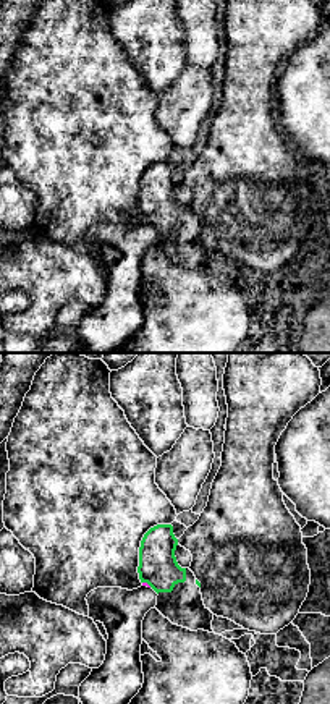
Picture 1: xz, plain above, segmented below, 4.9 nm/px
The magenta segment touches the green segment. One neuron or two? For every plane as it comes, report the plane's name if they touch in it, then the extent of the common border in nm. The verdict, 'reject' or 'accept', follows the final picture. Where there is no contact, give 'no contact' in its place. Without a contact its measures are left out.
contact in xz; length 50 nm

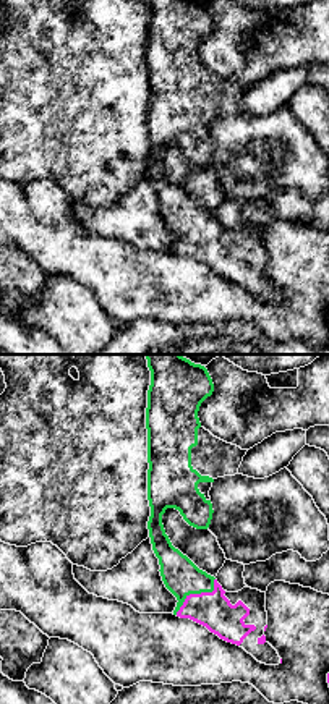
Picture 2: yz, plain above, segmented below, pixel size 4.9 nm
contact in yz; length 260 nm

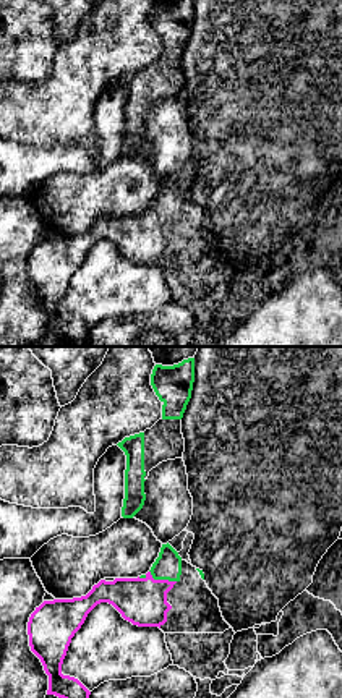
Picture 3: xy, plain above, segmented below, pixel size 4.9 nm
contact in xy; length 150 nm

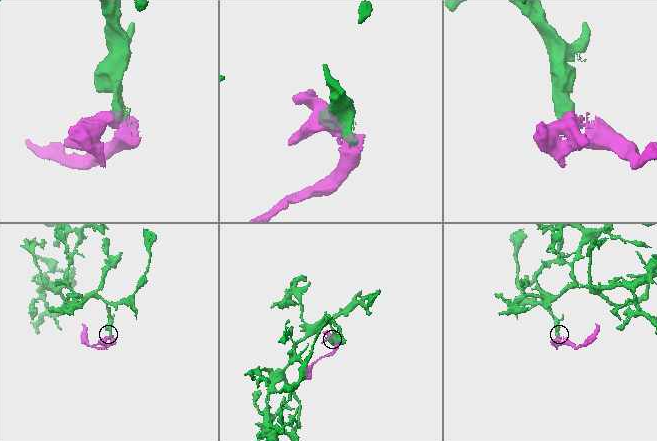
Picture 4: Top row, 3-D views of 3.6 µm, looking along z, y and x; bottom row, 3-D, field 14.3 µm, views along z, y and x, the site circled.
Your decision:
accept

